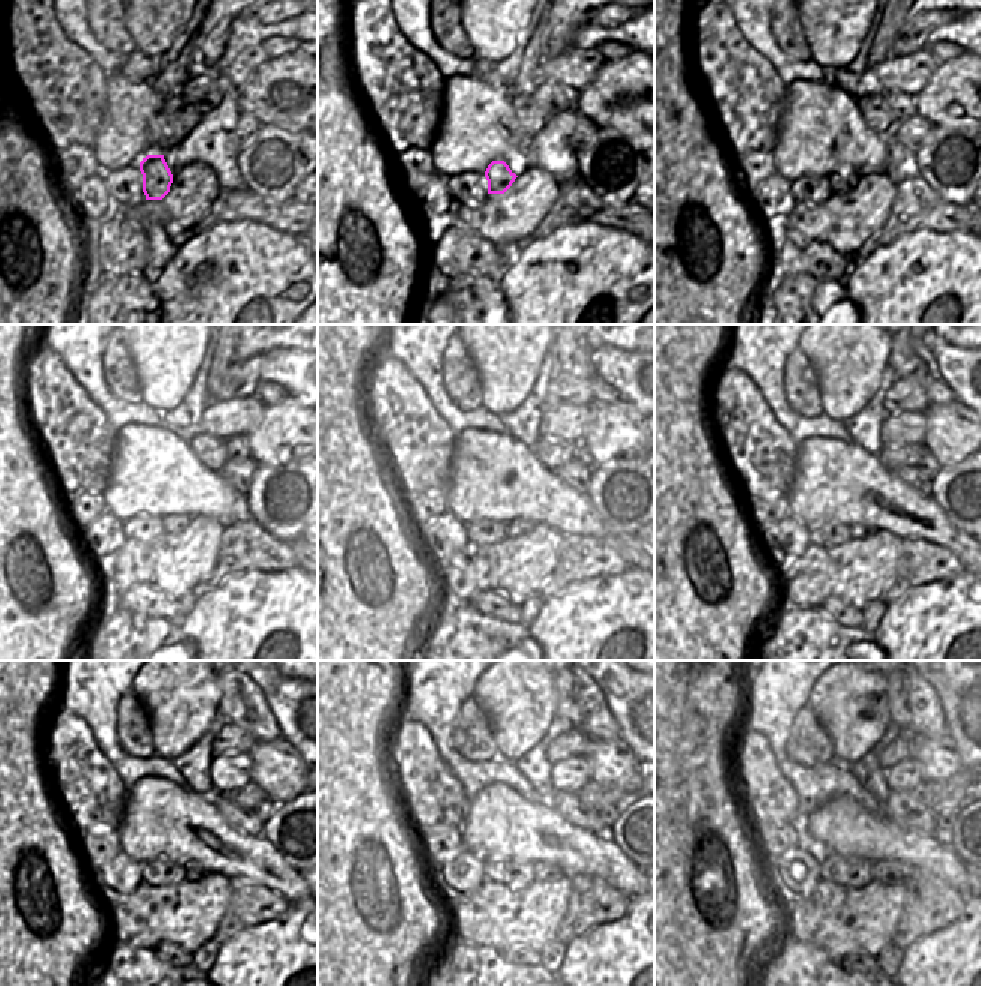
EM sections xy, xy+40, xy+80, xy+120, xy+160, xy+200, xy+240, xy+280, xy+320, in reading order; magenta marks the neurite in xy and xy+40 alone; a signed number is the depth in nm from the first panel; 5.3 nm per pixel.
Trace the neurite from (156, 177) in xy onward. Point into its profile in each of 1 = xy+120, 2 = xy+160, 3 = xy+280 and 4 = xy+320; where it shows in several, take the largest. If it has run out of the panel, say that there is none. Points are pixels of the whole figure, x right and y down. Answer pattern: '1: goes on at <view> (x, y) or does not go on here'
1: goes on at xy+120 (170, 523)
2: goes on at xy+160 (518, 527)
3: goes on at xy+280 (543, 871)
4: goes on at xy+320 (884, 871)

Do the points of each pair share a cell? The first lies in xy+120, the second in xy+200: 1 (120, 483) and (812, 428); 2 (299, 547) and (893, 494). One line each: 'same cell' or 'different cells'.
1: different cells
2: same cell

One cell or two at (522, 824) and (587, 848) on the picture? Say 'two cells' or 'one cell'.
one cell

